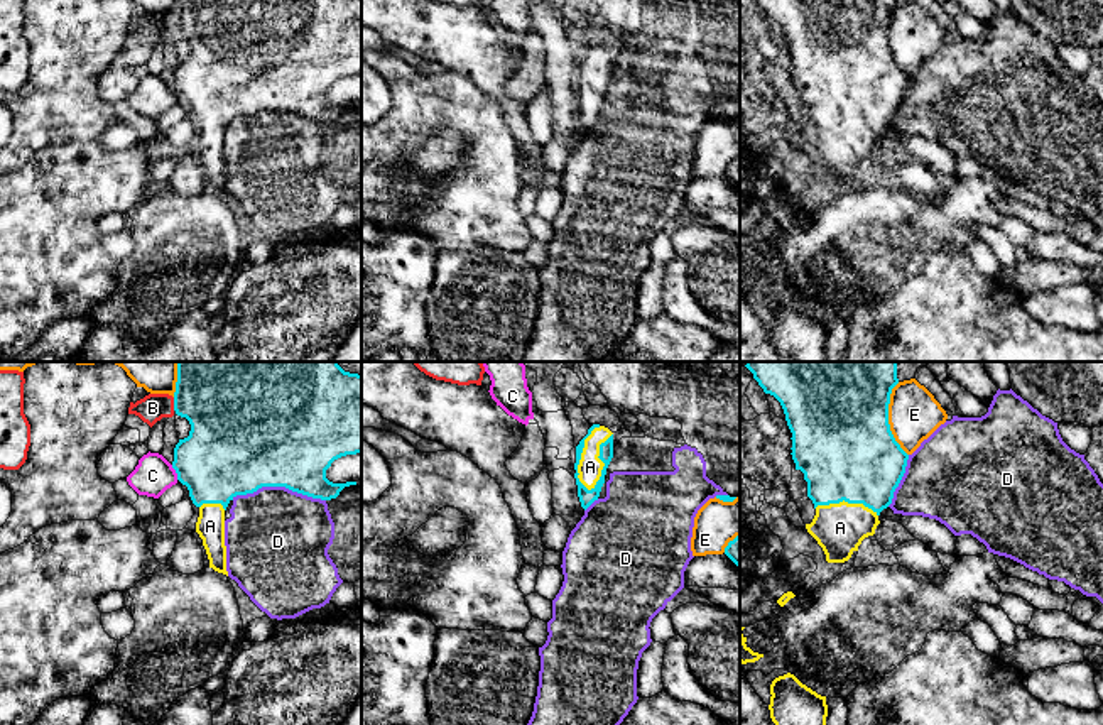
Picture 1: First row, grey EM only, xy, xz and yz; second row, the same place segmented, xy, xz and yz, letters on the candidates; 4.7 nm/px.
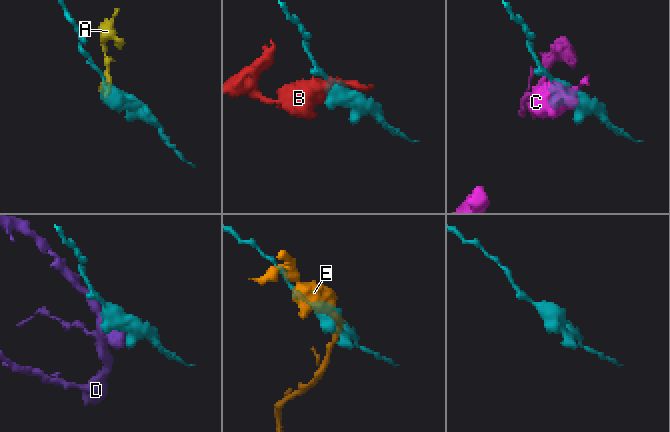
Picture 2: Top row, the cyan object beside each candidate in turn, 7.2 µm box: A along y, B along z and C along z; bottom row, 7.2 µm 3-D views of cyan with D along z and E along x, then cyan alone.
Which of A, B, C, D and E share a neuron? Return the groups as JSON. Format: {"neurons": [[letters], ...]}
{"neurons": [["A"], ["B"], ["C"], ["D"], ["E"]]}

